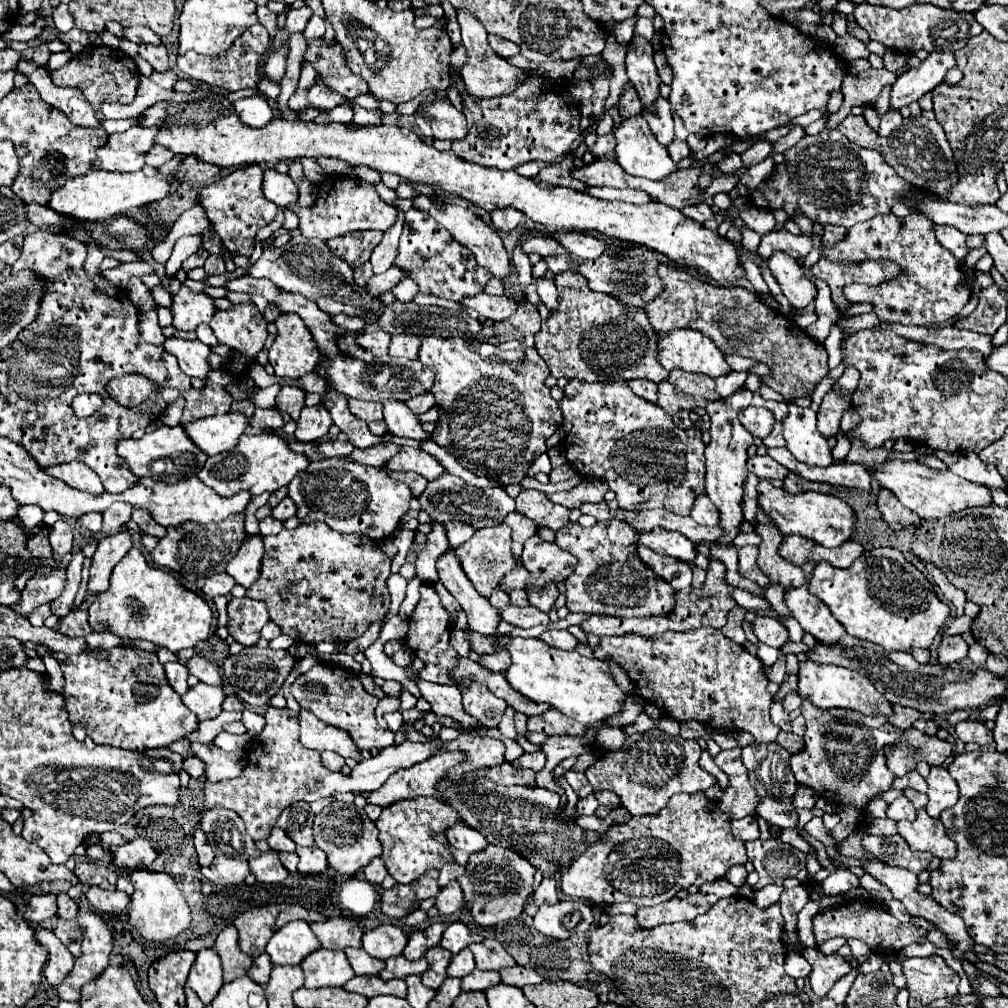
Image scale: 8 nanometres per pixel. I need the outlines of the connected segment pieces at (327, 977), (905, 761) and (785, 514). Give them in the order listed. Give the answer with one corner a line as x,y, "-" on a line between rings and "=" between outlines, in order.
318,949
310,953
300,967
306,975
306,987
342,987
346,981
354,977
354,971
344,955
344,951
326,951
=
914,727
904,731
898,743
890,751
886,751
888,767
896,777
914,771
916,763
920,761
928,765
944,765
950,755
952,747
948,741
942,741
936,735
920,733
=
770,481
758,483
758,507
774,521
774,525
784,535
802,535
822,547
838,547
852,539
854,531
854,511
844,501
826,493
802,493
790,495
784,489
776,489

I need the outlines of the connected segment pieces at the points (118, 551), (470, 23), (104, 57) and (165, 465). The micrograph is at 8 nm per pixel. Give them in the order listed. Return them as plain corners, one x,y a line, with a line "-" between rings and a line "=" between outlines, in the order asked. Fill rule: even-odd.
120,531
116,535
104,537
98,543
98,549
92,557
88,591
104,593
108,589
108,579
110,579
114,565
128,553
130,547
132,547
132,535
128,531
=
460,11
458,15
458,23
460,23
460,31
462,31
462,45
466,49
466,63
460,69
460,77
462,83
466,87
466,91
470,91
472,97
502,97
502,95
510,95
514,93
514,89
518,87
518,81
522,81
522,71
514,65
510,65
508,61
500,59
492,47
488,45
488,33
486,29
480,25
480,21
476,21
474,17
470,17
468,11
=
86,47
82,53
74,55
64,67
50,71
50,77
56,85
76,85
84,93
99,120
103,120
100,103
132,103
140,81
136,63
122,51
110,47
=
162,425
152,433
146,433
142,439
122,439
116,445
118,455
130,465
130,471
134,471
136,477
152,477
156,481
178,481
192,477
196,469
202,467
202,463
208,459
208,455
200,453
194,443
190,443
188,435
180,425
168,427

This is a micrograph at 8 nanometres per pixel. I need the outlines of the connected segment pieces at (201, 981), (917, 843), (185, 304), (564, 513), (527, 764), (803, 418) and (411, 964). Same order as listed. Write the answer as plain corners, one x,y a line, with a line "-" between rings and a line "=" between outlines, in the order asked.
200,949
198,957
190,969
186,985
202,999
204,1005
212,1003
212,999
218,995
222,981
222,967
220,957
214,949
=
920,809
918,817
912,823
900,821
898,833
914,851
926,851
938,859
954,859
956,855
956,845
946,835
940,819
930,817
926,809
=
182,285
180,293
174,295
172,325
178,331
196,331
198,325
210,323
214,313
216,313
216,307
212,303
212,297
204,293
192,293
188,287
=
524,489
516,497
516,511
532,519
538,527
550,527
560,529
564,523
568,523
570,509
556,505
546,499
544,493
536,493
536,489
=
542,751
524,753
520,759
512,761
512,765
514,765
514,767
518,767
518,769
532,769
532,771
536,771
536,773
544,767
544,763
546,763
546,757
544,757
544,753
542,753
=
788,405
790,415
784,419
786,449
808,467
832,465
832,451
826,437
816,429
816,413
810,407
=
398,955
398,957
390,957
386,961
384,971
380,973
382,979
390,981
390,979
404,979
408,975
422,975
428,969
428,961
422,957
418,961
408,961
406,957

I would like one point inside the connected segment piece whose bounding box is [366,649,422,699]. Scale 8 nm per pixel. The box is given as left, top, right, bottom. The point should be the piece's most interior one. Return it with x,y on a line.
382,666

